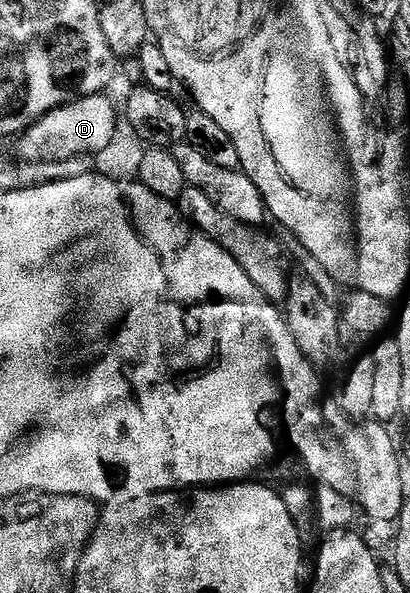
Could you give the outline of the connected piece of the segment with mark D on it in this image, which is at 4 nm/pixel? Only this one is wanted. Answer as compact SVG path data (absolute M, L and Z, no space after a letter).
M103 94L74 98L55 110L50 110L41 120L18 135L19 154L27 162L67 162L82 154L94 156L111 144L115 136L115 110Z

